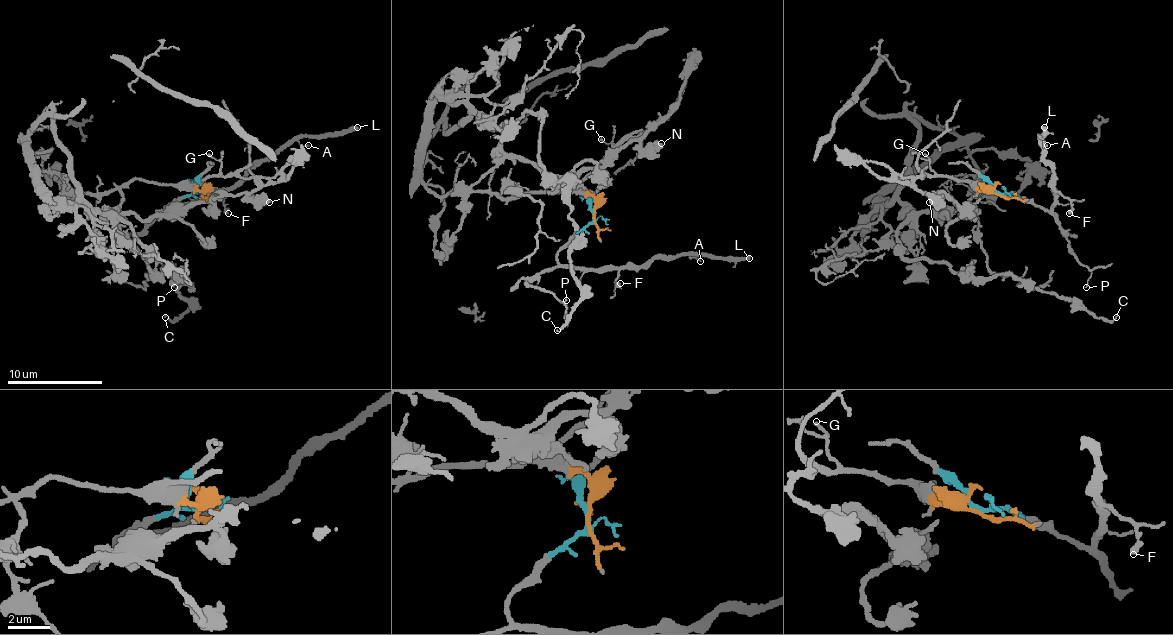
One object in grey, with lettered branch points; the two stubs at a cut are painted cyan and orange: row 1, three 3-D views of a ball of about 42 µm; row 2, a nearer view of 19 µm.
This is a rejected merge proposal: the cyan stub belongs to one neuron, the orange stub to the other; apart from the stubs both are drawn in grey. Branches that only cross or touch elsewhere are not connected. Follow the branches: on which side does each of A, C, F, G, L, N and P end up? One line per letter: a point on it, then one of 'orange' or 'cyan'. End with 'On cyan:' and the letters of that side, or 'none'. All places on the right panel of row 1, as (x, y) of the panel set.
A: place (1047, 145); cyan
C: place (1116, 317); orange
F: place (1069, 213); cyan
G: place (925, 153); orange
L: place (1044, 127); cyan
N: place (929, 202); orange
P: place (1086, 287); cyan
On cyan: A, F, L, P

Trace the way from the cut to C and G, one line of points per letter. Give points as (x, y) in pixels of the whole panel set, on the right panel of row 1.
C: (1000, 195), (979, 178), (952, 212), (914, 214), (898, 245), (1116, 316)
G: (1000, 195), (983, 193), (969, 181), (948, 178), (936, 171), (924, 152)

